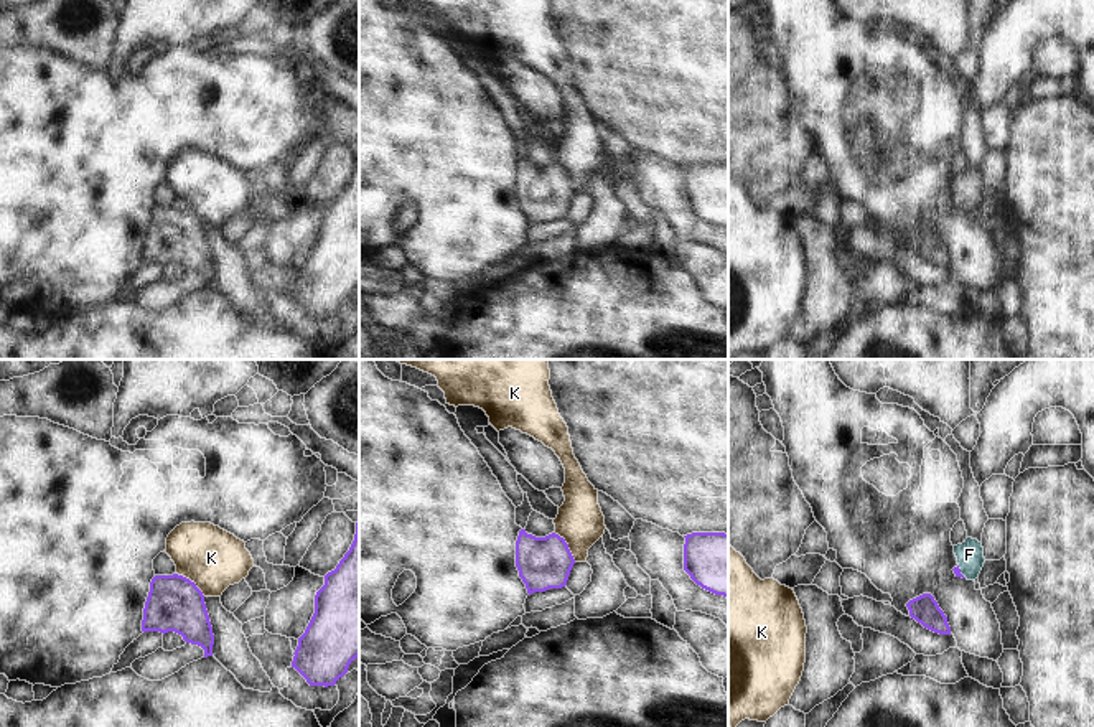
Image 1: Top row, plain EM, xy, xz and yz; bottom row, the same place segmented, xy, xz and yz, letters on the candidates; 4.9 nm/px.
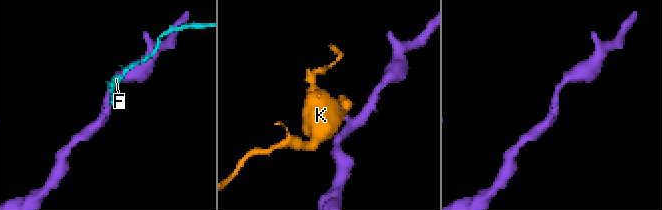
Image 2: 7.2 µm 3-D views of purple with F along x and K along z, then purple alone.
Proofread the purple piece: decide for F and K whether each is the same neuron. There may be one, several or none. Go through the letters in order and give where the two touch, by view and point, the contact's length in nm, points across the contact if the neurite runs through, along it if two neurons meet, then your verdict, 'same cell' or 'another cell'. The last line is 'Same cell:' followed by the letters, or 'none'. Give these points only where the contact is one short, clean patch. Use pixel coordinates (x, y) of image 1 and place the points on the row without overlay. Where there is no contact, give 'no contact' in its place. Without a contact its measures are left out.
F: meets purple in yz at (959, 203); contact 80 nm long; runs through yz (956, 200), (959, 203), (969, 193), (969, 185); same cell
K: meets purple in xz at (567, 177); contact 180 nm long; border along xz (554, 164), (564, 170), (575, 192); another cell
Same cell: F

